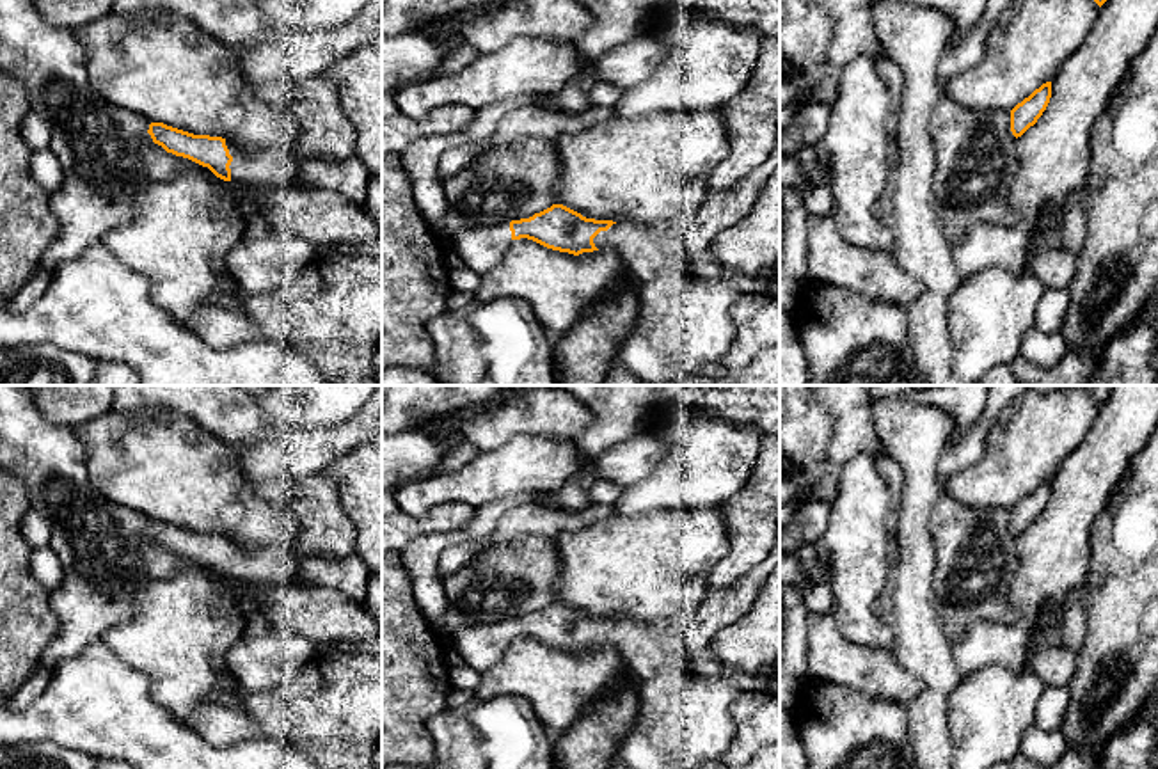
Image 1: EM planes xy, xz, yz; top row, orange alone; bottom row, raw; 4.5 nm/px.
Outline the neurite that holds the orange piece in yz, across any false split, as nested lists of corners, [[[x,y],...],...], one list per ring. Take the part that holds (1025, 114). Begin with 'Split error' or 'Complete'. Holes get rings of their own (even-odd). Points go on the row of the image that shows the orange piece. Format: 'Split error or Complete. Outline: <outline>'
Complete. Outline: [[[1046,82],[1011,110],[1011,131],[1016,139],[1037,123],[1046,110],[1050,98],[1051,82]]]

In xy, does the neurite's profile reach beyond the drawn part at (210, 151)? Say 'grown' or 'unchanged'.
grown

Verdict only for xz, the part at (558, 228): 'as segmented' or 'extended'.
extended

